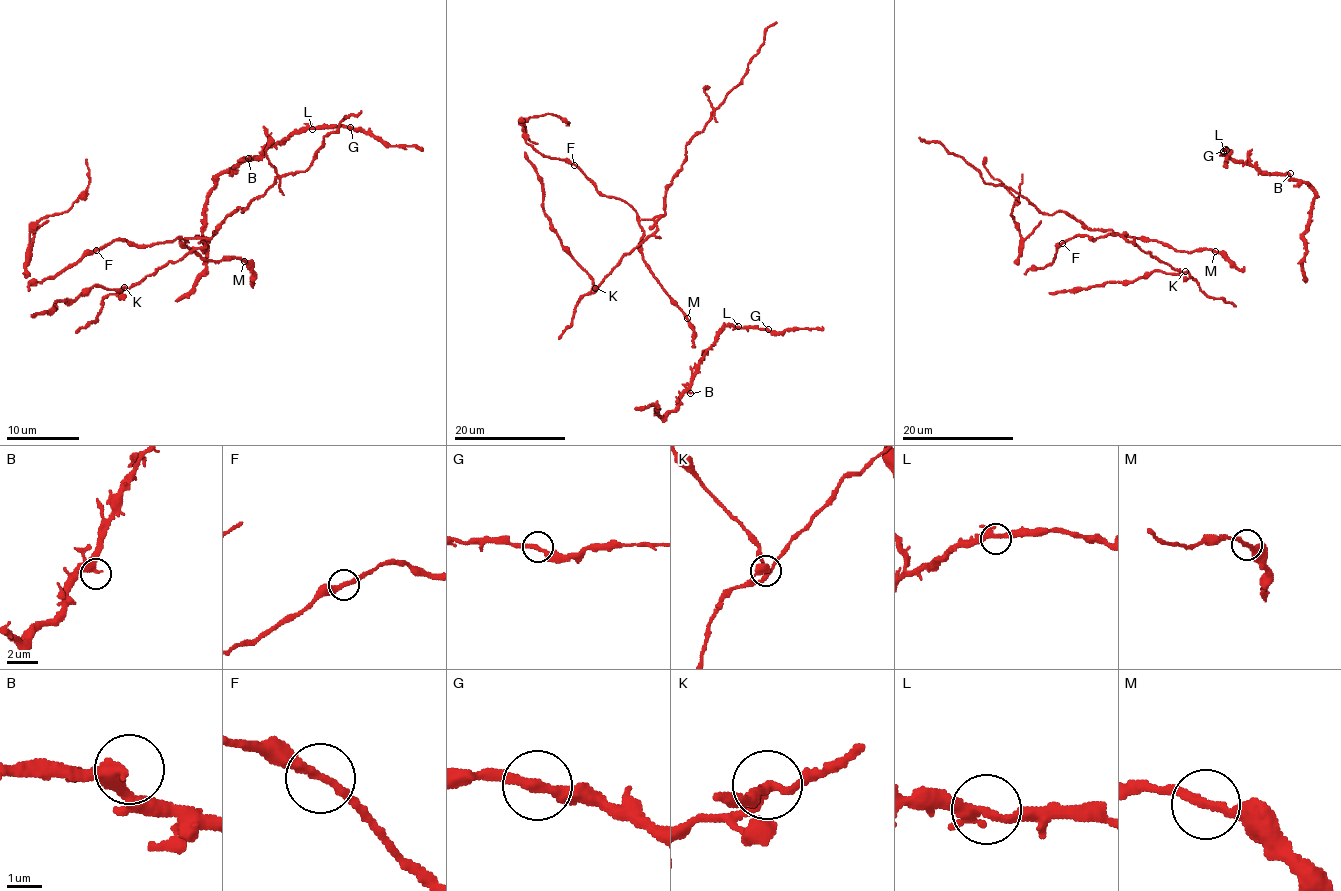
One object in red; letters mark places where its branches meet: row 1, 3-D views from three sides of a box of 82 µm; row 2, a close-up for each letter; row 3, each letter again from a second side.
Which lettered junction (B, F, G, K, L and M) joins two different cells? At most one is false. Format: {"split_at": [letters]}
{"split_at": ["K"]}

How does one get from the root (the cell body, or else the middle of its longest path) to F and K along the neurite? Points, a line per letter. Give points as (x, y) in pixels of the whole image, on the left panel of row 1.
F: (242, 259), (206, 261), (186, 246), (184, 243), (187, 241), (184, 239), (153, 244), (111, 241), (96, 250)
K: (242, 259), (206, 261), (182, 239), (200, 239), (204, 244), (169, 261), (140, 283), (123, 286)

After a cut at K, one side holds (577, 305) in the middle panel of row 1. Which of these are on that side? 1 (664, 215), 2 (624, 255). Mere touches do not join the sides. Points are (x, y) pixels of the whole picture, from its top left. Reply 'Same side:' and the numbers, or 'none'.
Same side: 1, 2

